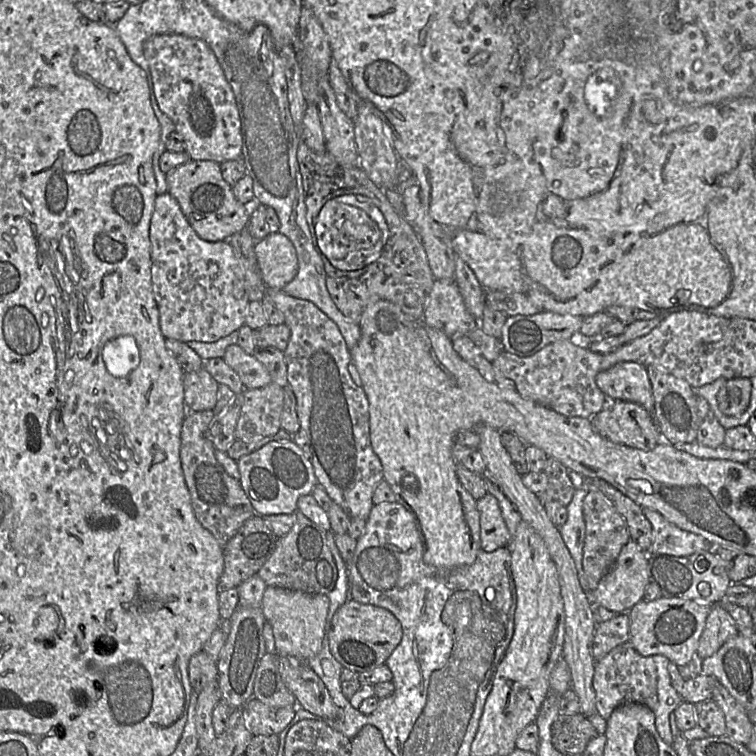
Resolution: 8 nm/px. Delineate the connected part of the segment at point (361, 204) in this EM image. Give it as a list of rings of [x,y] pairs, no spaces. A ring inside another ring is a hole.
[[[343,196],[327,202],[310,228],[323,258],[341,270],[359,269],[374,261],[389,236],[389,226],[381,210],[364,197],[354,198]]]

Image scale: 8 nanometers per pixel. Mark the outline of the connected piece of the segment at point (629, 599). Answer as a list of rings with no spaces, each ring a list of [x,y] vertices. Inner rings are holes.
[[[630,539],[623,546],[612,568],[593,591],[596,602],[610,611],[628,613],[635,604],[642,601],[645,588],[650,583],[648,555],[648,552]]]

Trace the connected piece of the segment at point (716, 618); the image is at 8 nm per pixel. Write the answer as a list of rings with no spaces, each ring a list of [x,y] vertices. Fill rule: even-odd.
[[[714,605],[707,617],[705,628],[699,639],[697,654],[702,659],[711,657],[730,638],[740,634],[736,621],[721,605]]]

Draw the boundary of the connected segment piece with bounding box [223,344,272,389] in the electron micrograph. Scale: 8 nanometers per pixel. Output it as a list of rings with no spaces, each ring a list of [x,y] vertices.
[[[231,344],[226,348],[223,359],[239,375],[248,389],[264,387],[272,382],[265,366],[237,344]]]

